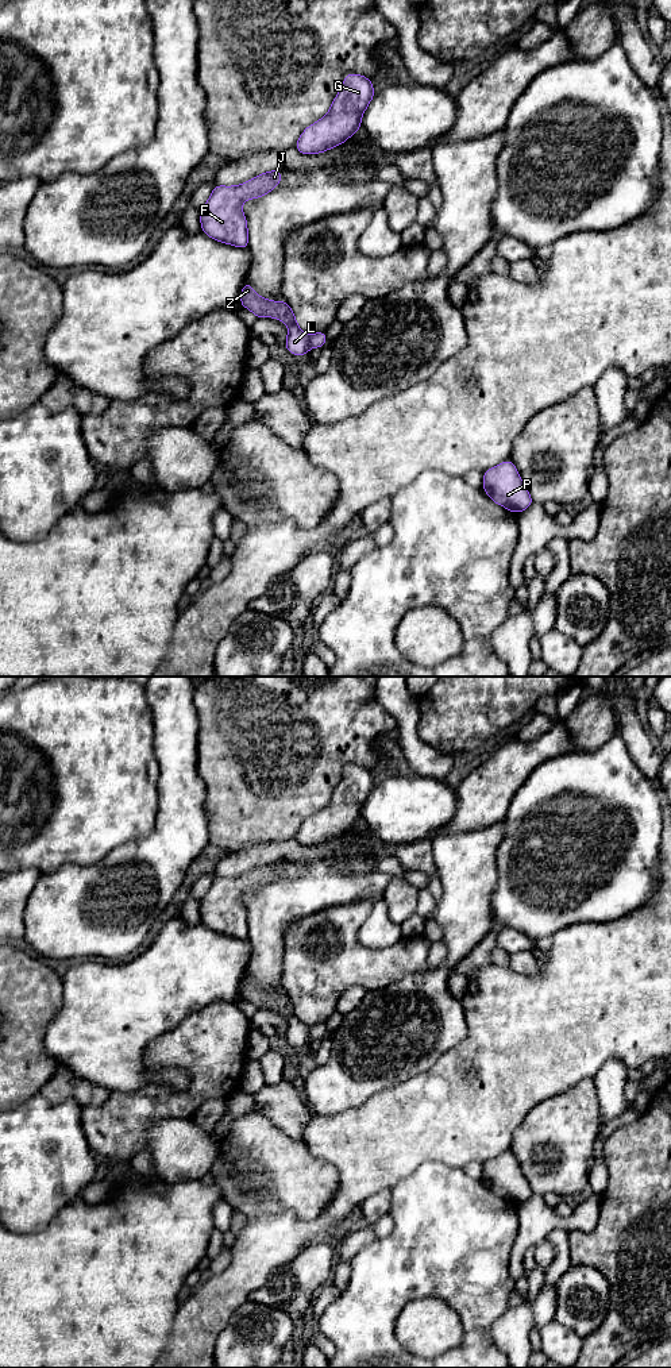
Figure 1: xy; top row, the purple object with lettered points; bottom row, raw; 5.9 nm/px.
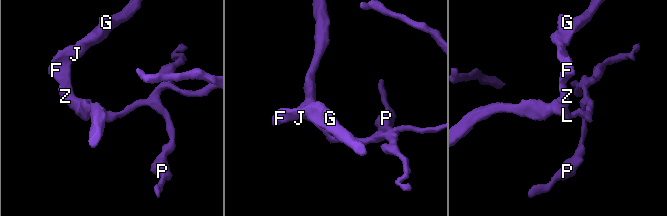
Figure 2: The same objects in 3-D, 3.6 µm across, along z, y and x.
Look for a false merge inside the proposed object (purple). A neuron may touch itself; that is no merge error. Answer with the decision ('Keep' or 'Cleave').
Cleave

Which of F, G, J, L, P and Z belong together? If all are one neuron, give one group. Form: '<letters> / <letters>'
F G J L Z / P

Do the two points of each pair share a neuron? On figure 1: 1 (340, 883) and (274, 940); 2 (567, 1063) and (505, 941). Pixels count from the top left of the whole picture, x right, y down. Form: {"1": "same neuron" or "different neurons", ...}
{"1": "same neuron", "2": "different neurons"}

